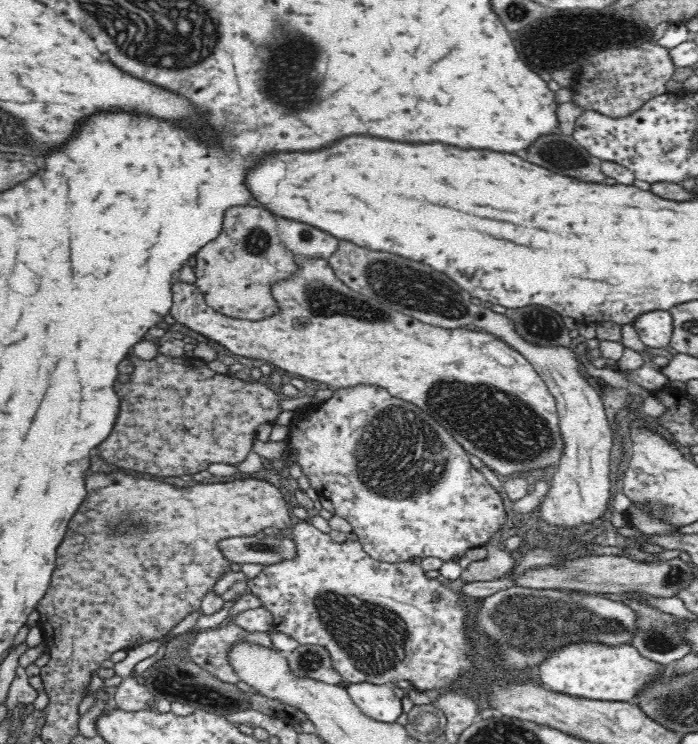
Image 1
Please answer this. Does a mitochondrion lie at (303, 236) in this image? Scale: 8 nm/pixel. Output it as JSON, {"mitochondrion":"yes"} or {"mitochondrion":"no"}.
{"mitochondrion":"yes"}

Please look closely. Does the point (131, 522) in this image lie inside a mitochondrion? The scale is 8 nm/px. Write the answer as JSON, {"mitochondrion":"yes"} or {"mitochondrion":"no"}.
{"mitochondrion":"yes"}

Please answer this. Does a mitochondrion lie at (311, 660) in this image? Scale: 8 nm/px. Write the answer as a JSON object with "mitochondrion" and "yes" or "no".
{"mitochondrion":"yes"}

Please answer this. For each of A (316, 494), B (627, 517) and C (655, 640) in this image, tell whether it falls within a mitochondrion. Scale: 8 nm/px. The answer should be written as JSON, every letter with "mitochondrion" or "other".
{"A":"other","B":"other","C":"mitochondrion"}

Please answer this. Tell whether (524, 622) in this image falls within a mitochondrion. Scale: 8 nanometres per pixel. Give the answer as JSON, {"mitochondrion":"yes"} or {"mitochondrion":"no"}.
{"mitochondrion":"yes"}

